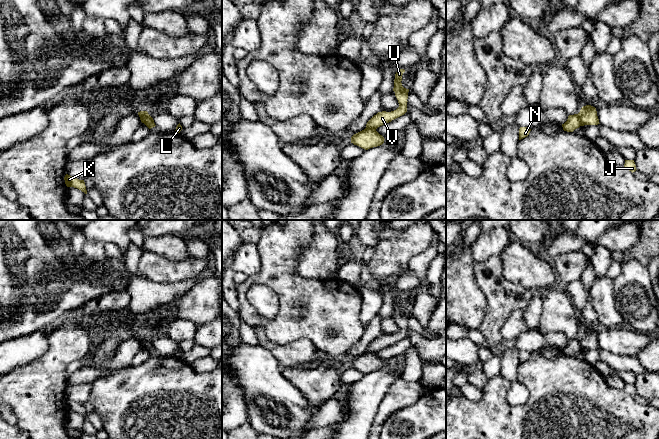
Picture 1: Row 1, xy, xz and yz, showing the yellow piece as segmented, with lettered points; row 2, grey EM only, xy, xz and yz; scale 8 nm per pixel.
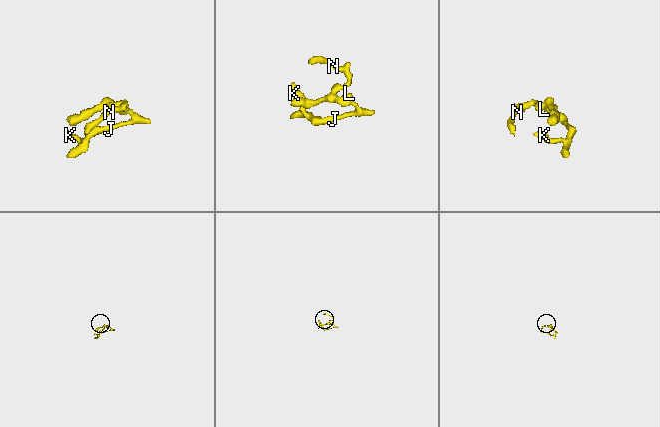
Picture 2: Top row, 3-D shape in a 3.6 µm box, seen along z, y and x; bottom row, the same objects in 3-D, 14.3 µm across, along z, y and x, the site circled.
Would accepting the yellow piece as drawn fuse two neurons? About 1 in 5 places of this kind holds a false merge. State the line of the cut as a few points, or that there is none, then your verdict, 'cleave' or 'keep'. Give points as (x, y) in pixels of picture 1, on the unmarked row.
cut in yz along (577, 338), (582, 349); cleave

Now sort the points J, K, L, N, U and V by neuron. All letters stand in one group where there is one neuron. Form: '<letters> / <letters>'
J K L / N U V

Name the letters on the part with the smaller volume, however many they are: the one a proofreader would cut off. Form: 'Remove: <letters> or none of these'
Remove: N, U, V

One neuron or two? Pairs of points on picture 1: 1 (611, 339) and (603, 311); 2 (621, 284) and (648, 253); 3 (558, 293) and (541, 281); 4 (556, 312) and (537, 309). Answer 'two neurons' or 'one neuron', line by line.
1: two neurons
2: two neurons
3: two neurons
4: two neurons

